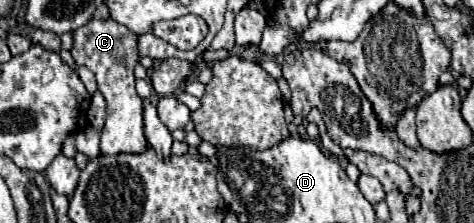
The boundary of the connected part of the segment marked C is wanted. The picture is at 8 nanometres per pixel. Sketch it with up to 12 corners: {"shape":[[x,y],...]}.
{"shape":[[115,20],[75,30],[71,54],[107,100],[101,154],[141,154],[137,36]]}

